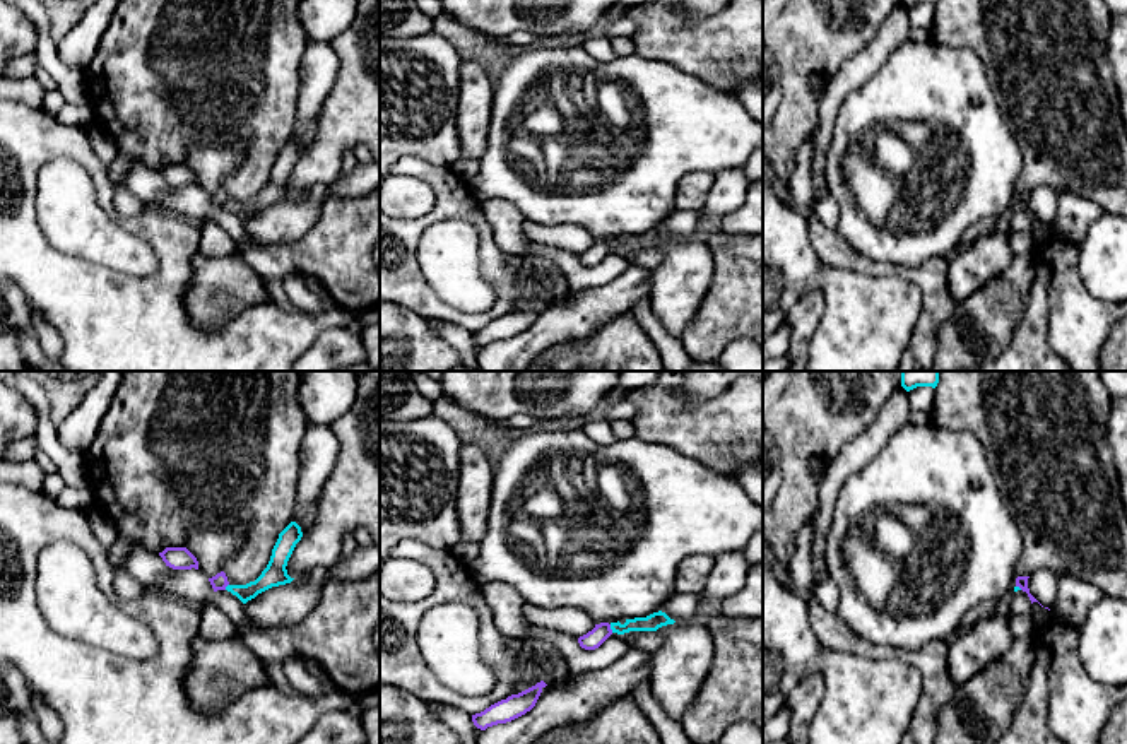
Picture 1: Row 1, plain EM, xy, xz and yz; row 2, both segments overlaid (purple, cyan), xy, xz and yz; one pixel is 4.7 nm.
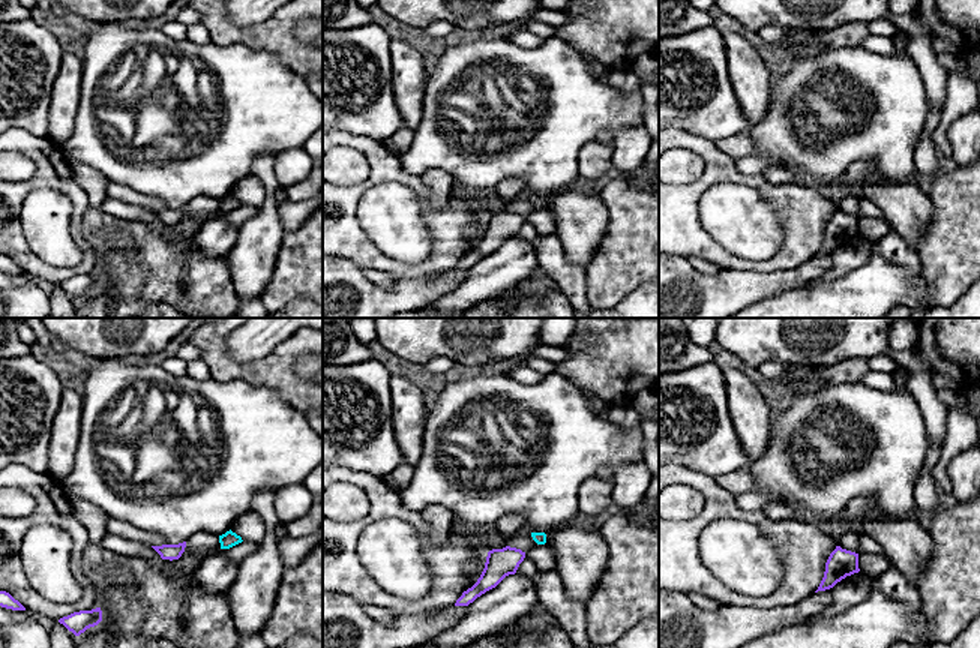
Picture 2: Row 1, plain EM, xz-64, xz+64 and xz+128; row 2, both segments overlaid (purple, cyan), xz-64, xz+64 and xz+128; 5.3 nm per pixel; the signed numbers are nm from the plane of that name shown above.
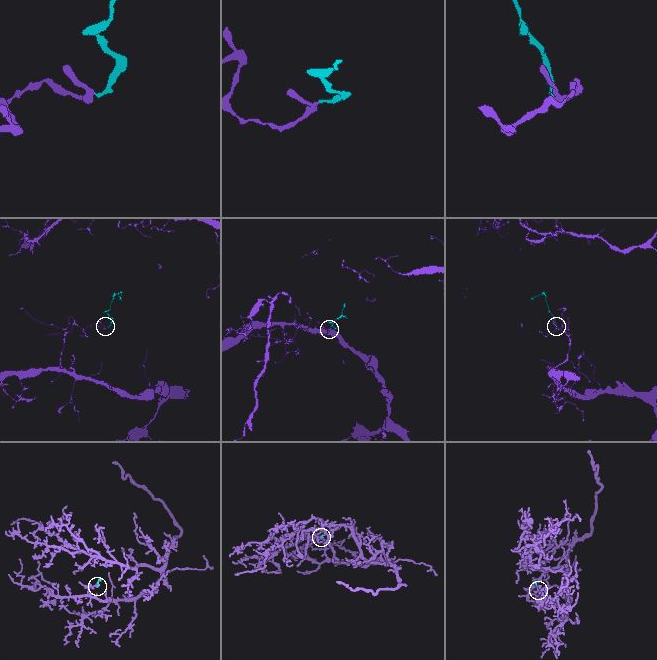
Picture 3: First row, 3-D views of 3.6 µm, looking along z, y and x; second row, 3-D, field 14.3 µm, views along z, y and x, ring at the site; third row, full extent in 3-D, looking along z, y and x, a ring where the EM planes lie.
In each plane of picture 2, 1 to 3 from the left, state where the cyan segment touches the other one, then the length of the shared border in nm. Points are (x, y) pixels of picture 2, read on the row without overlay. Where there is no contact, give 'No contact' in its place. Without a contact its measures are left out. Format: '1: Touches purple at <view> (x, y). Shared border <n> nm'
1: No contact
2: No contact
3: No contact

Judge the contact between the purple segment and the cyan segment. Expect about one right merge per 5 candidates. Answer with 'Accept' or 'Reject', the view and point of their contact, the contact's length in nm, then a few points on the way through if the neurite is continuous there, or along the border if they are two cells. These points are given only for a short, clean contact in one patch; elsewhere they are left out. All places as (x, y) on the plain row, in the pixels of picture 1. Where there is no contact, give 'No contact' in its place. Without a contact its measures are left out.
Reject. Touches purple at xz (609, 245). Shared border 40 nm. Boundary: xz (609, 242), (613, 248)

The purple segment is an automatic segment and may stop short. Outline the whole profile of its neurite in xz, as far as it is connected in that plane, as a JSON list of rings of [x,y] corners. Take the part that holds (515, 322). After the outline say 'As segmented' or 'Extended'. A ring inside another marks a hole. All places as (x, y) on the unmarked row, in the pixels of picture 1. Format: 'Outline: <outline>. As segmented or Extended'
Outline: [[[544,298],[537,299],[535,303],[518,310],[518,311],[511,311],[506,316],[501,316],[494,322],[491,322],[489,325],[486,325],[481,330],[472,332],[472,339],[477,345],[486,347],[487,344],[498,342],[498,340],[506,340],[511,339],[522,332],[525,332],[527,328],[530,328],[542,306],[547,301]]]. As segmented

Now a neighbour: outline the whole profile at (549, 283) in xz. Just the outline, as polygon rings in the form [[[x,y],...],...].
[[[510,255],[508,265],[518,272],[530,269],[535,289],[549,303],[566,303],[573,294],[564,275],[549,263],[530,263],[522,255]]]

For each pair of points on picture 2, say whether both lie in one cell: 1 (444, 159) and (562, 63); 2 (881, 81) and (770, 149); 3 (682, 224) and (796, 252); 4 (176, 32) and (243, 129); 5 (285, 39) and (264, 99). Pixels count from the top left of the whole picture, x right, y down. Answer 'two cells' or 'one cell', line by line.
1: one cell
2: one cell
3: one cell
4: two cells
5: two cells

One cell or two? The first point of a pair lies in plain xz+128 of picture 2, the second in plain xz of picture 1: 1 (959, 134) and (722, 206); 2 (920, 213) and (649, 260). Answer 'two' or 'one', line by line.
1: one
2: two

